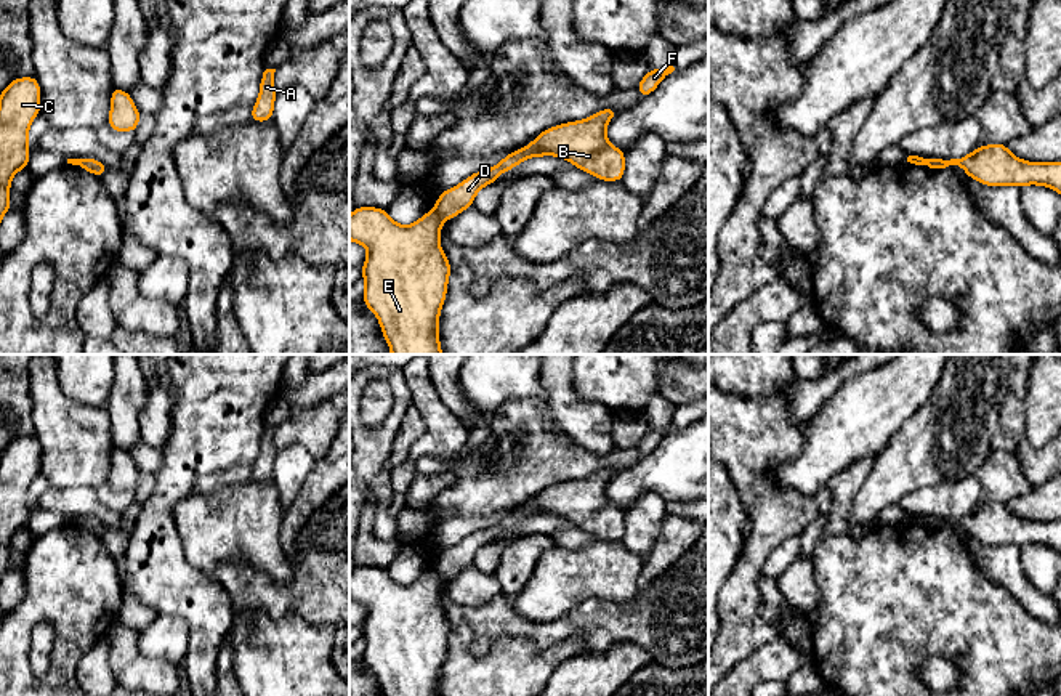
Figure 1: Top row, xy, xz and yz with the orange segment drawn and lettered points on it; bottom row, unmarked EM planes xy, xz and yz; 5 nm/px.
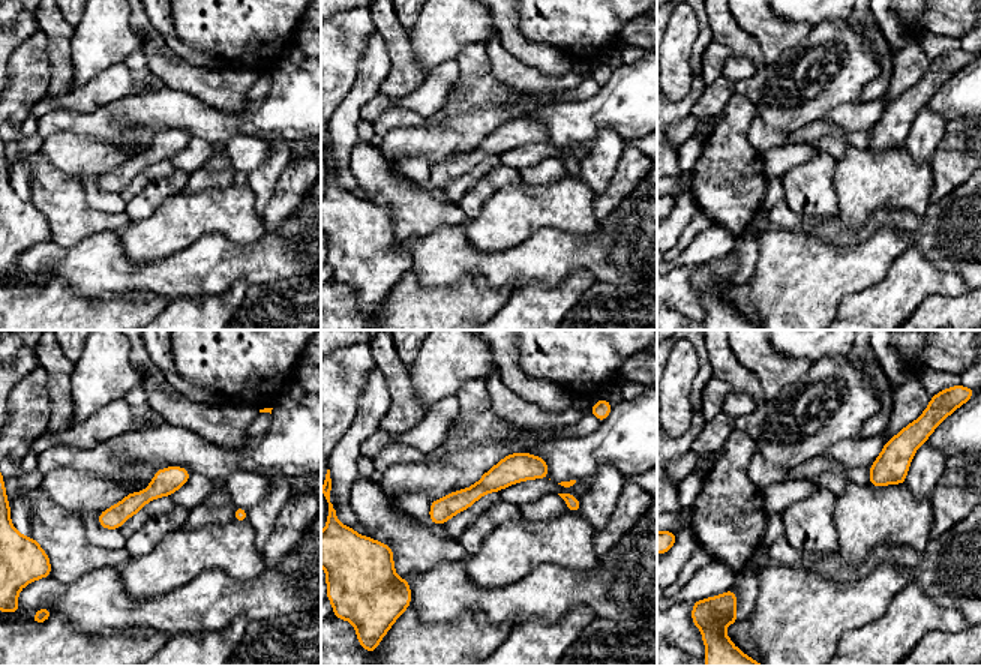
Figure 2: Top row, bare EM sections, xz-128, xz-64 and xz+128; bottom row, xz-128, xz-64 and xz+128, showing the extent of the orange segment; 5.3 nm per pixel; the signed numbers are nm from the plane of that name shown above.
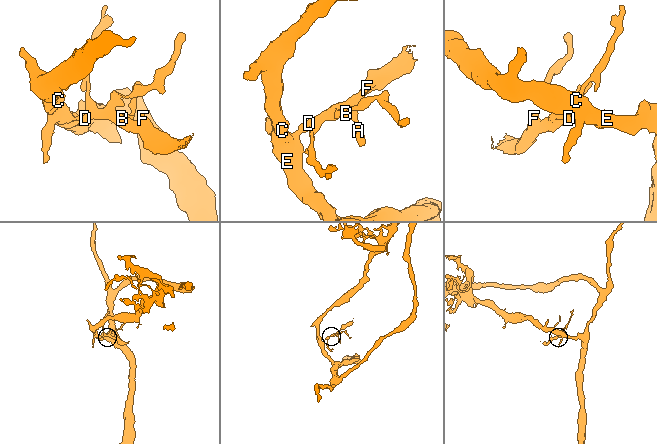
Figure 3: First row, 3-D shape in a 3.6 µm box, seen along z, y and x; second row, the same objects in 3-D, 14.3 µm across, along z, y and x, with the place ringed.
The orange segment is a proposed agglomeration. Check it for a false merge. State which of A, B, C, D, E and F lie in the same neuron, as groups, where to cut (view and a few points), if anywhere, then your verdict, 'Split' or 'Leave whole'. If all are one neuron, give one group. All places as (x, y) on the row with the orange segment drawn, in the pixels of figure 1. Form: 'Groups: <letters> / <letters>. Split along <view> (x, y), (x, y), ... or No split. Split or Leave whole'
Groups: A B D F / C E. Split along xz (433, 210), (443, 220). Split

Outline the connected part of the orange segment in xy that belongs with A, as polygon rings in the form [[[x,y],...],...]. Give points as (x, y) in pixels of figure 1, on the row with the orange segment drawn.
[[[266,69],[260,82],[260,96],[252,107],[253,122],[266,122],[272,119],[274,114],[274,99],[277,96],[274,88],[274,72],[276,69]]]

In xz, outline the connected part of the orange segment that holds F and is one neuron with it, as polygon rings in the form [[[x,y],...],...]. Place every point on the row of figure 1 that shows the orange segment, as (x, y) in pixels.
[[[672,64],[665,69],[649,69],[647,74],[641,79],[641,82],[636,87],[639,96],[644,98],[651,95],[657,88],[657,85],[673,71],[675,67]]]

